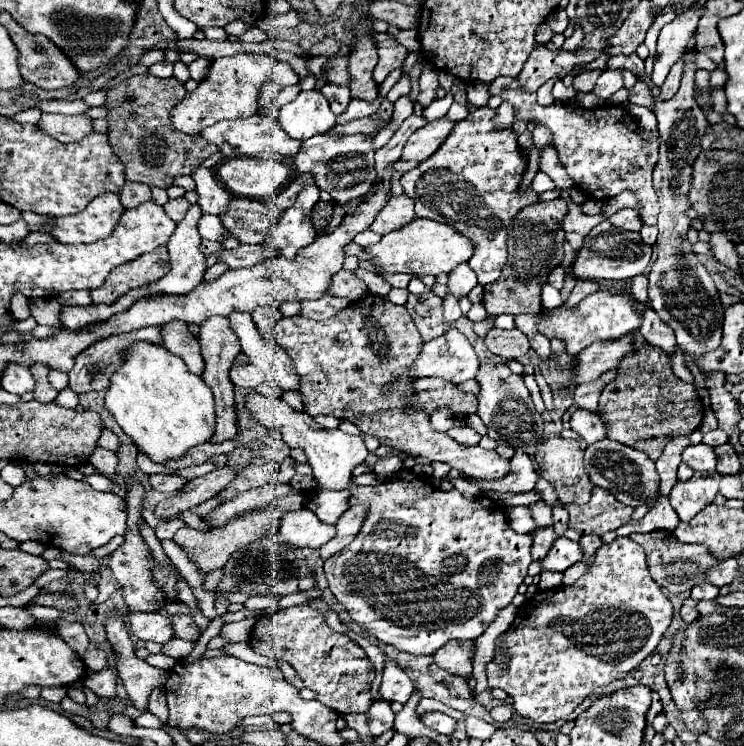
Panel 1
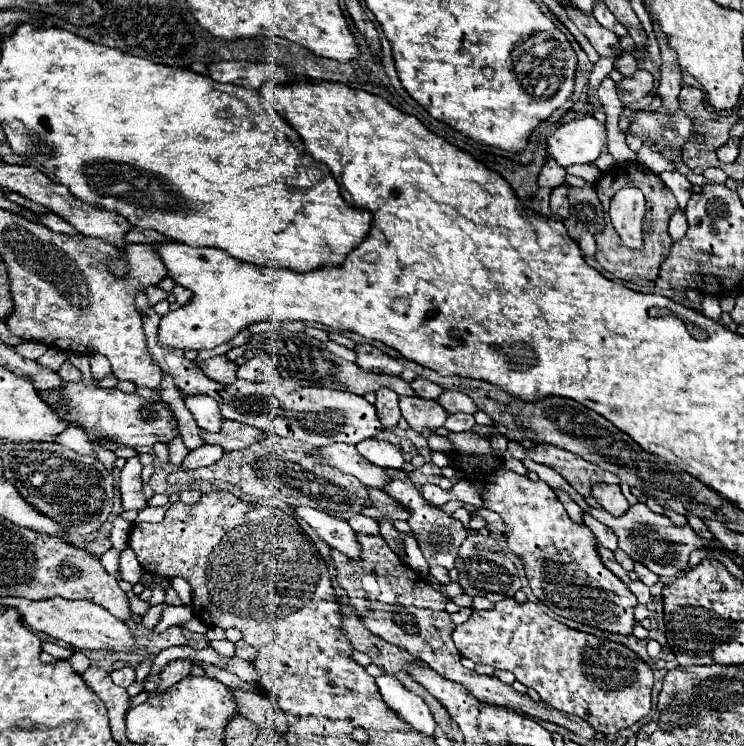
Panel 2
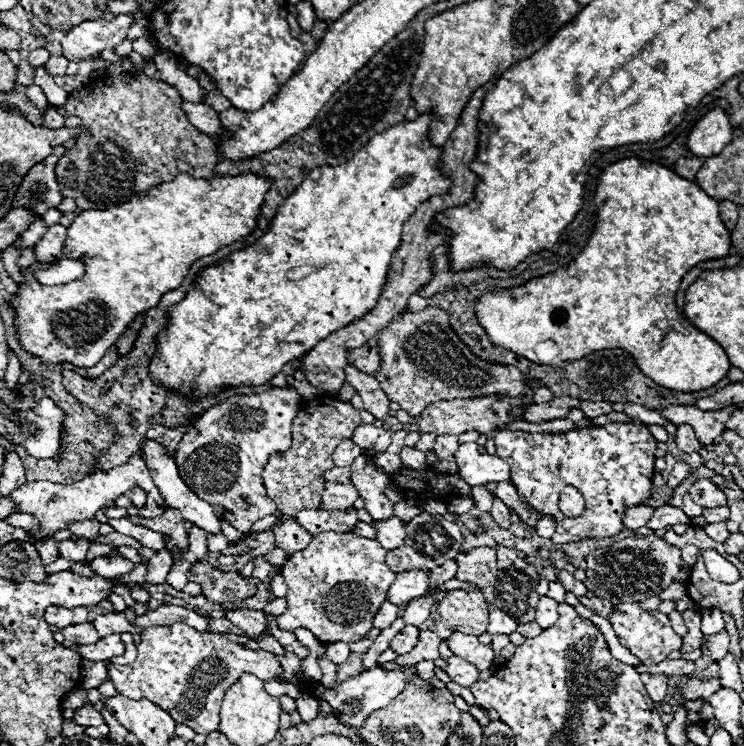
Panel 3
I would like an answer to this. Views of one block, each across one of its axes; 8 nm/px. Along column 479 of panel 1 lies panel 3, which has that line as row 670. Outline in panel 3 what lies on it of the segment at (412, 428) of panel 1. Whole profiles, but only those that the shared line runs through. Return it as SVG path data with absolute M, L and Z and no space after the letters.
M450 656L446 660L446 664L448 664L446 672L452 682L456 682L460 686L472 686L478 680L478 668L468 664L466 660L462 660L458 656Z

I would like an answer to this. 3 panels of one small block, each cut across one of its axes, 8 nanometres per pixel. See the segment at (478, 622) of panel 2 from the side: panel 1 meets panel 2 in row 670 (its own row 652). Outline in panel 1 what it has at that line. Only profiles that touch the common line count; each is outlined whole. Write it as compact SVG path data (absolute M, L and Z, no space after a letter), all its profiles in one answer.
M616 538L612 544L604 544L596 552L596 562L572 586L540 590L534 598L518 608L510 630L496 640L496 644L510 652L508 668L502 670L500 664L488 662L488 686L508 692L520 716L526 716L538 724L564 720L594 690L620 680L638 668L640 662L656 650L660 638L670 626L670 620L672 604L664 596L662 588L652 580L644 548L640 548L640 544L636 544L632 538Z

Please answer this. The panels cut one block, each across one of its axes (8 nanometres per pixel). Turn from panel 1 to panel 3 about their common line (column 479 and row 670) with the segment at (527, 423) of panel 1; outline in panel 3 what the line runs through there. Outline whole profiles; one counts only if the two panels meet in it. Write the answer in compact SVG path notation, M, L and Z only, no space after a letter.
M378 666L378 668L372 668L372 670L364 672L364 674L358 674L358 676L350 678L350 680L342 682L342 684L336 686L334 690L326 690L326 692L324 692L324 700L334 708L334 714L336 714L342 722L346 722L346 724L350 724L350 726L354 726L354 728L358 728L358 726L364 724L364 720L370 716L372 710L384 708L384 704L388 704L394 696L398 696L398 694L402 692L402 688L406 686L410 674L416 674L414 666L398 668L398 670L392 670L392 672L386 672L386 670L382 670L382 668Z

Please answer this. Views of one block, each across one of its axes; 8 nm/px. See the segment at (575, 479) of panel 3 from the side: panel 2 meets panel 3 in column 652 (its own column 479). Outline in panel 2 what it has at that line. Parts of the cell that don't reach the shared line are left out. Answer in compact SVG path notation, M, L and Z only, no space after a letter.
M450 432L446 438L454 444L454 456L458 456L462 472L470 476L496 474L496 482L484 486L484 506L498 512L506 522L506 544L524 562L534 596L564 618L604 632L630 636L636 624L636 596L600 562L600 556L594 550L594 534L568 518L554 490L546 482L532 482L526 476L506 470L494 456L490 440L472 432Z

